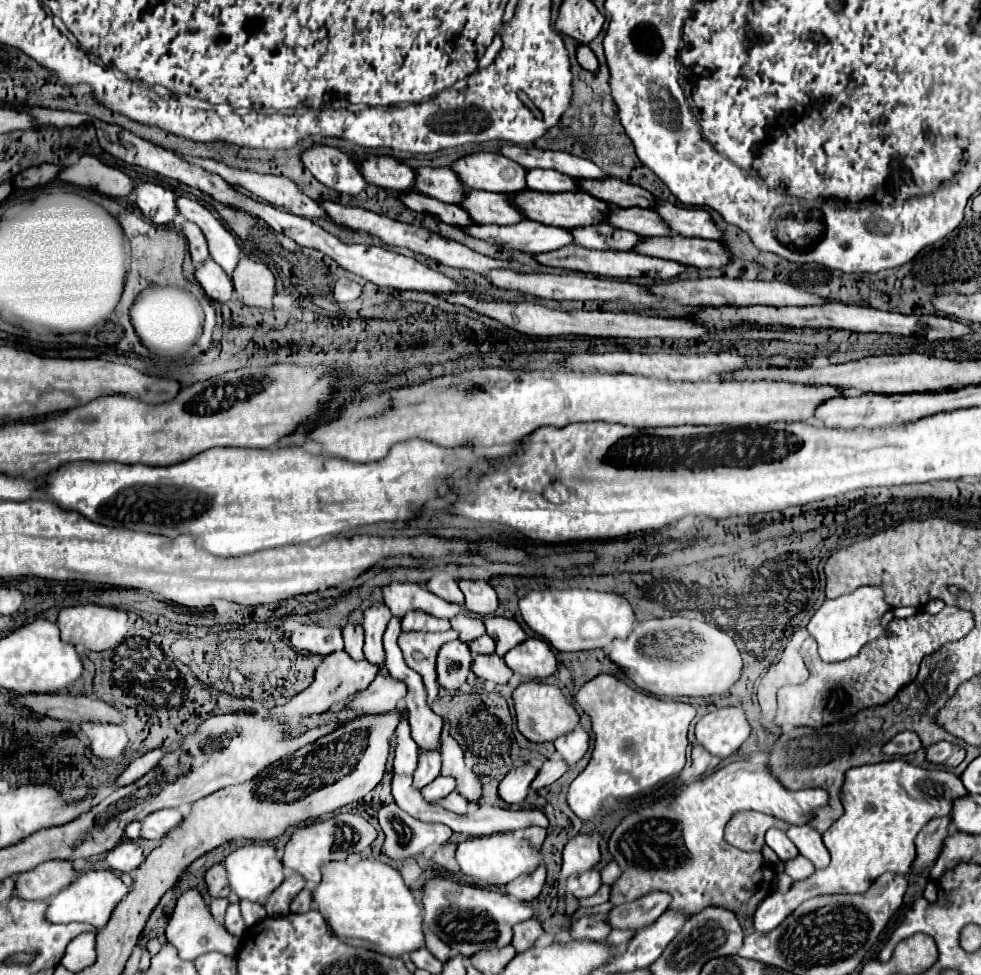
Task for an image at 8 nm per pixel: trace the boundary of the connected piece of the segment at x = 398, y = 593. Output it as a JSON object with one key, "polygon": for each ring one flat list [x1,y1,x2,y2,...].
{"polygon":[[393,583,383,587,383,603,389,607,391,615,397,615,397,619,403,619,407,611,427,611,439,619,453,619,463,611,463,607,443,601,427,591,427,587,415,583]]}

